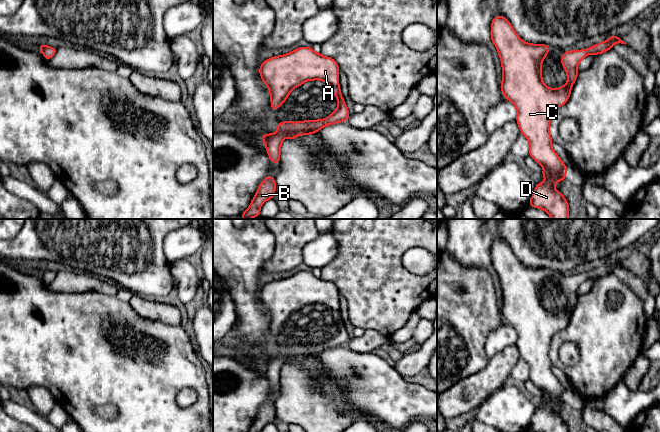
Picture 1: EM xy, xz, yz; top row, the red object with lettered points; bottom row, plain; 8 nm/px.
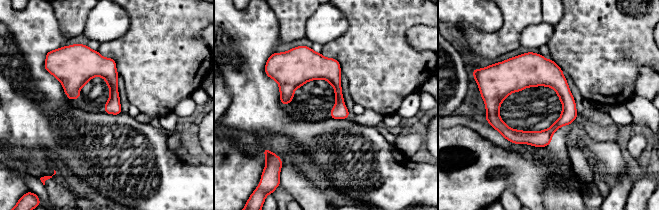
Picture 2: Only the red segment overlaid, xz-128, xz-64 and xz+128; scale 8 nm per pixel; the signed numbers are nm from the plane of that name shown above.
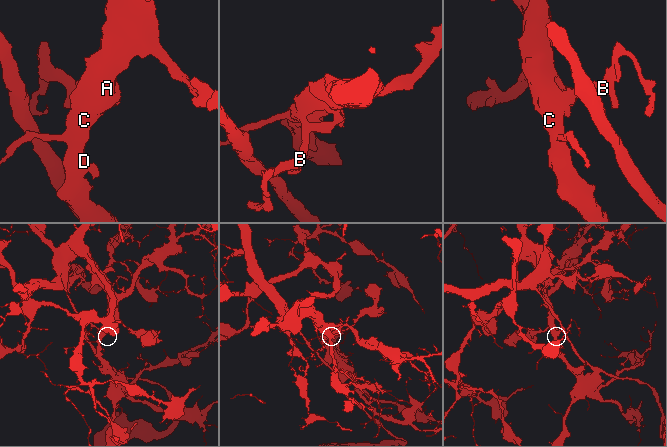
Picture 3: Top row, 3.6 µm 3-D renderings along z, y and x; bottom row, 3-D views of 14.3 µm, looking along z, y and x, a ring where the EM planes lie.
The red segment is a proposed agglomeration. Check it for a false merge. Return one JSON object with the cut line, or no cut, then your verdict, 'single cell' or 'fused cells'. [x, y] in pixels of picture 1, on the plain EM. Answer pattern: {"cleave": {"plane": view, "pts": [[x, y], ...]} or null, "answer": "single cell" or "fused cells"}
{"cleave": null, "answer": "single cell"}

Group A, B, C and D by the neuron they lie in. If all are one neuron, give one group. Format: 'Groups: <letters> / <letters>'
Groups: A B C D

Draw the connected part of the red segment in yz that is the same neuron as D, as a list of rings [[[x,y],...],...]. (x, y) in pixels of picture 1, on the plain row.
[[[503,240],[492,244],[491,265],[497,272],[502,288],[502,317],[516,331],[516,345],[529,366],[529,379],[544,392],[540,398],[545,405],[536,408],[529,430],[569,432],[566,422],[554,412],[558,405],[565,405],[567,390],[552,373],[549,356],[552,338],[567,327],[578,300],[578,288],[585,280],[599,279],[611,274],[616,267],[626,267],[612,259],[590,272],[565,275],[561,287],[567,297],[567,308],[552,313],[544,308],[541,297],[543,284],[549,277],[548,269],[524,266]]]

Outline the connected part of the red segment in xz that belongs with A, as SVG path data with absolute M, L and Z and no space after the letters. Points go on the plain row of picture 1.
M300 271L290 277L265 284L261 287L259 297L270 315L273 336L283 329L294 312L305 305L324 305L332 312L338 326L338 331L328 342L280 346L275 357L262 358L262 364L272 387L280 387L281 368L285 361L296 363L298 359L316 358L327 349L348 344L350 337L339 311L339 290L331 281L324 281L310 271Z

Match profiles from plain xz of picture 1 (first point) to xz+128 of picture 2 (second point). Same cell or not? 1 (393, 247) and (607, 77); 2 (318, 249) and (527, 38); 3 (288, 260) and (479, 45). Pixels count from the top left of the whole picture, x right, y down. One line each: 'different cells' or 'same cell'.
1: same cell
2: same cell
3: same cell

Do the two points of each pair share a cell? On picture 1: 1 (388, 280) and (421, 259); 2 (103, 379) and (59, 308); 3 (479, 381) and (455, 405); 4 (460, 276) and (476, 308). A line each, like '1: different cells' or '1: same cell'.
1: different cells
2: same cell
3: same cell
4: same cell

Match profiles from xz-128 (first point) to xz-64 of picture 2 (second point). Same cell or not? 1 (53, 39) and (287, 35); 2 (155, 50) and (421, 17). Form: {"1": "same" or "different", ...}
{"1": "different", "2": "same"}

